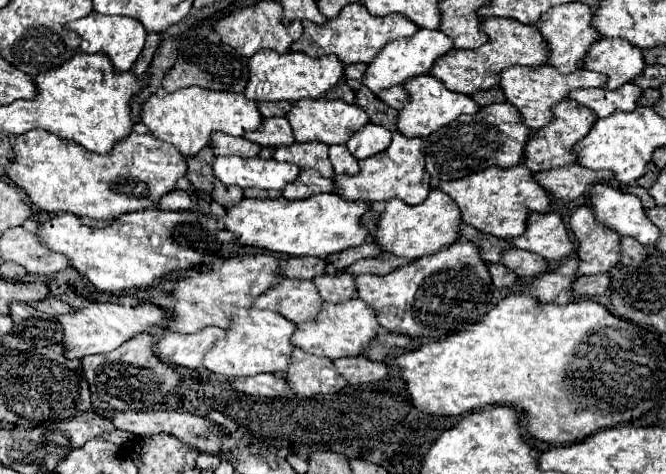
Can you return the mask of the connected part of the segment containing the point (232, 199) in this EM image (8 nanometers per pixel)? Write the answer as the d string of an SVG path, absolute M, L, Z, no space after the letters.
M215 181L211 197L213 197L213 201L221 203L223 207L231 207L231 205L245 199L245 195L243 195L243 191L239 191L239 187L227 187L227 185L219 183L219 181Z

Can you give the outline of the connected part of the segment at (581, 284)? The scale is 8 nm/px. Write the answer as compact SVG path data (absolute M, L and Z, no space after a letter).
M611 273L579 277L579 279L573 283L573 295L575 295L575 297L595 297L595 295L607 295L609 285L611 285Z

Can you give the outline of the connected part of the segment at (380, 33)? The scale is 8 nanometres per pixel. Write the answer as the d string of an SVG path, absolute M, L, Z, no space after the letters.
M347 5L339 13L337 19L327 21L325 25L317 25L311 21L303 21L305 31L299 41L295 41L297 51L307 53L309 57L325 57L325 55L337 55L345 65L353 63L371 63L377 53L391 41L401 39L401 37L411 37L417 33L419 27L411 23L411 19L403 15L385 15L385 17L371 17L363 5Z

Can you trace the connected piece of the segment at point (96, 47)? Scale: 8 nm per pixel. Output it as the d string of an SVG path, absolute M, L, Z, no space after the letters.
M89 13L87 17L79 19L79 21L73 21L69 23L69 27L73 31L77 31L81 35L81 51L85 53L105 53L117 71L129 71L133 67L133 63L137 61L137 57L141 55L143 51L143 45L145 45L145 37L147 37L147 31L145 27L137 21L137 19L131 19L131 17L123 17L123 15L99 15L99 13Z

